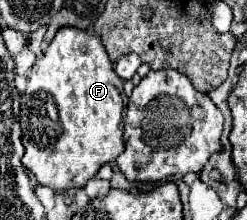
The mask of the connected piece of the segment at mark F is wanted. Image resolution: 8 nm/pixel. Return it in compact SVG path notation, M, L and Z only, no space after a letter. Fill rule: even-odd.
M61 28L31 68L29 84L21 98L21 132L25 146L23 166L37 178L37 184L49 186L55 192L83 188L103 164L113 162L125 150L121 118L123 80L115 74L101 40L77 28Z

